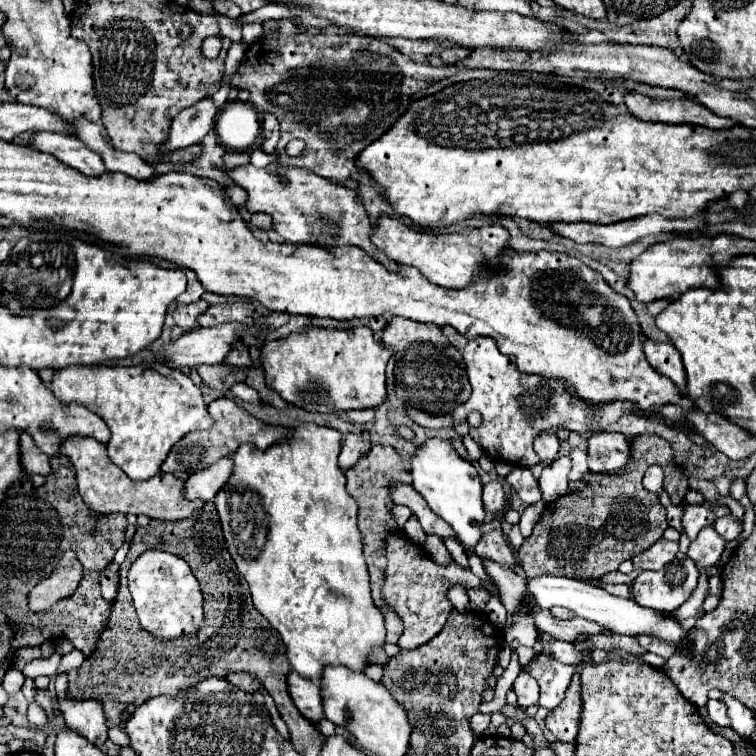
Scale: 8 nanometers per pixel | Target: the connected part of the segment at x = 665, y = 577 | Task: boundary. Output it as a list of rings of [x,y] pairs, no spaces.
[[[690,558],[672,560],[662,570],[646,570],[632,584],[632,596],[646,608],[680,608],[698,584],[698,570]]]

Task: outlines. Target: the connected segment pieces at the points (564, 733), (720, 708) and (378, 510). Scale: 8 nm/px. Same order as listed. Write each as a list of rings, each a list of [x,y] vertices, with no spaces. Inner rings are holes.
[[[588,660],[576,664],[576,678],[572,678],[570,688],[566,690],[566,700],[554,708],[546,718],[546,728],[556,736],[560,742],[574,742],[580,724],[580,674]]]
[[[708,700],[706,708],[708,708],[708,716],[710,716],[718,726],[728,726],[726,706],[724,706],[720,700]]]
[[[374,444],[372,450],[354,466],[346,472],[346,490],[348,494],[356,500],[358,504],[358,528],[362,532],[362,542],[364,542],[364,556],[366,556],[366,564],[370,570],[370,582],[372,582],[372,596],[376,606],[380,606],[380,610],[384,612],[384,620],[386,620],[386,642],[398,642],[400,634],[402,634],[402,620],[398,614],[386,610],[382,598],[380,598],[380,586],[384,580],[384,566],[386,566],[386,558],[384,558],[384,538],[388,536],[390,530],[398,530],[388,504],[392,502],[388,496],[388,486],[392,482],[410,482],[412,474],[410,470],[404,468],[404,460],[398,454],[396,448],[392,446],[380,446]]]

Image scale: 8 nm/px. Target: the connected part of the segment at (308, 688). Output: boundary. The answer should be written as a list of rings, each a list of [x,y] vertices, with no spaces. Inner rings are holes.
[[[290,672],[290,676],[288,676],[288,692],[290,692],[296,708],[312,724],[318,724],[324,718],[320,686],[316,682],[312,682],[308,678],[302,678],[296,672]]]

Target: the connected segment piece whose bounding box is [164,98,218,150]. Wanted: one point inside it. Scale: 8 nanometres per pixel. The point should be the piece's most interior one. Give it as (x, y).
(190, 126)

